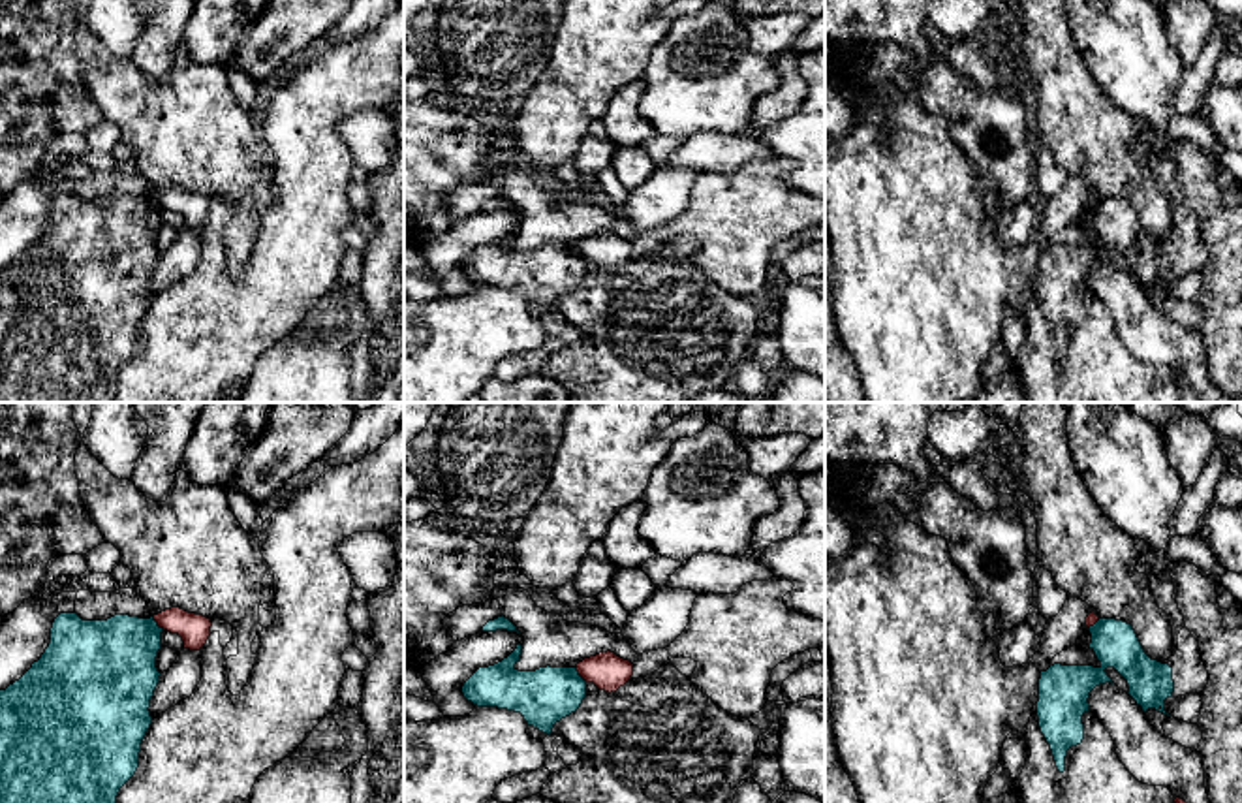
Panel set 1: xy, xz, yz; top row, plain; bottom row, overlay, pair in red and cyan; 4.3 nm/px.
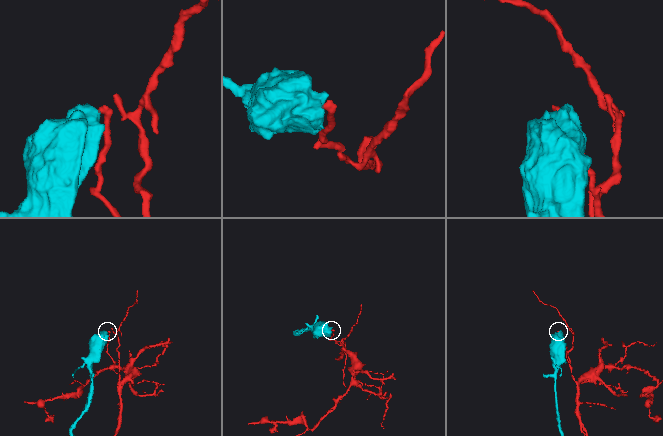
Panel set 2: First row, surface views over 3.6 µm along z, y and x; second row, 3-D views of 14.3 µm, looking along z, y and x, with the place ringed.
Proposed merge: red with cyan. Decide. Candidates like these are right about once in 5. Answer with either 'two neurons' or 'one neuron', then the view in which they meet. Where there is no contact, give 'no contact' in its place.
two neurons | xy

